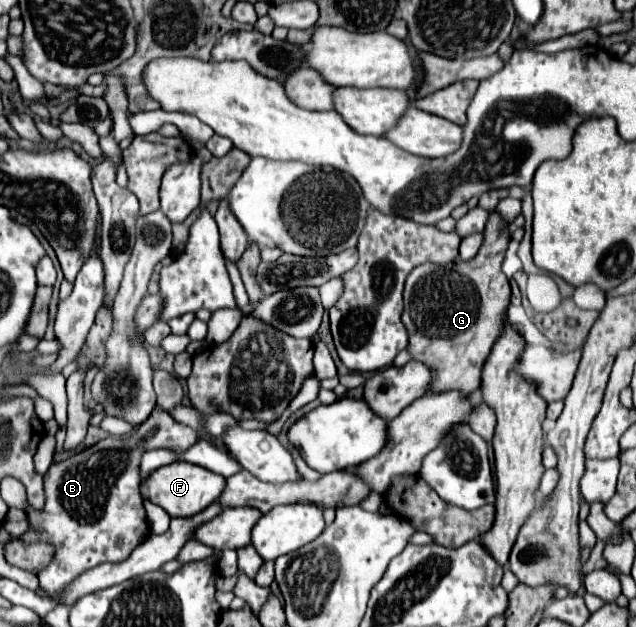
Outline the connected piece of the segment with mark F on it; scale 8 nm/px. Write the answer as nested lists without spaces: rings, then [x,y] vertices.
[[[176,461],[166,467],[156,469],[142,485],[142,497],[150,499],[152,503],[160,505],[170,517],[192,517],[194,513],[200,513],[210,503],[218,501],[226,487],[226,479],[222,475],[216,475],[212,471],[206,471],[204,467]]]

